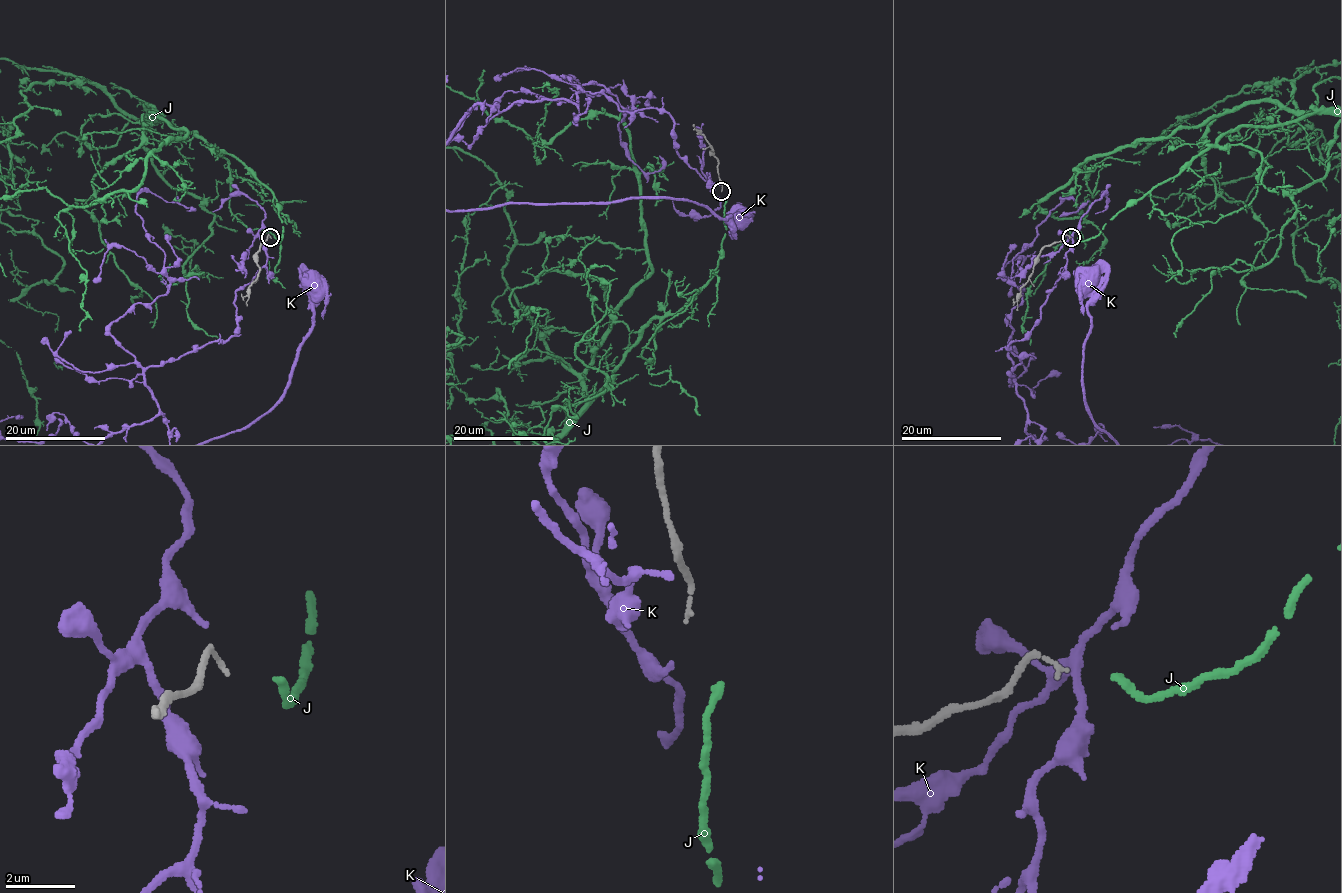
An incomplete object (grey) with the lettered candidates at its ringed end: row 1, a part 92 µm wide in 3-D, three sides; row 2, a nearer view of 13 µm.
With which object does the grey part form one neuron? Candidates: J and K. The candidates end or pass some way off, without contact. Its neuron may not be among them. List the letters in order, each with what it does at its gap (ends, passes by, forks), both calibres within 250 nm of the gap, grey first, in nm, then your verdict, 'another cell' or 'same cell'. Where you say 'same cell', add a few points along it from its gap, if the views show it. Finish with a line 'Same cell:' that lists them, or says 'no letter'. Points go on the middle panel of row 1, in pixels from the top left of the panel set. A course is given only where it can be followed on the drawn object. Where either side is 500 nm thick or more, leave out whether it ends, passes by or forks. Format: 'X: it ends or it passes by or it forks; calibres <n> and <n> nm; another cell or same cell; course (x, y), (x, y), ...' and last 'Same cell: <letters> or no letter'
J: it ends; calibres 110 and 240 nm; another cell
K: it ends; calibres 110 and 190 nm; another cell
Same cell: no letter

